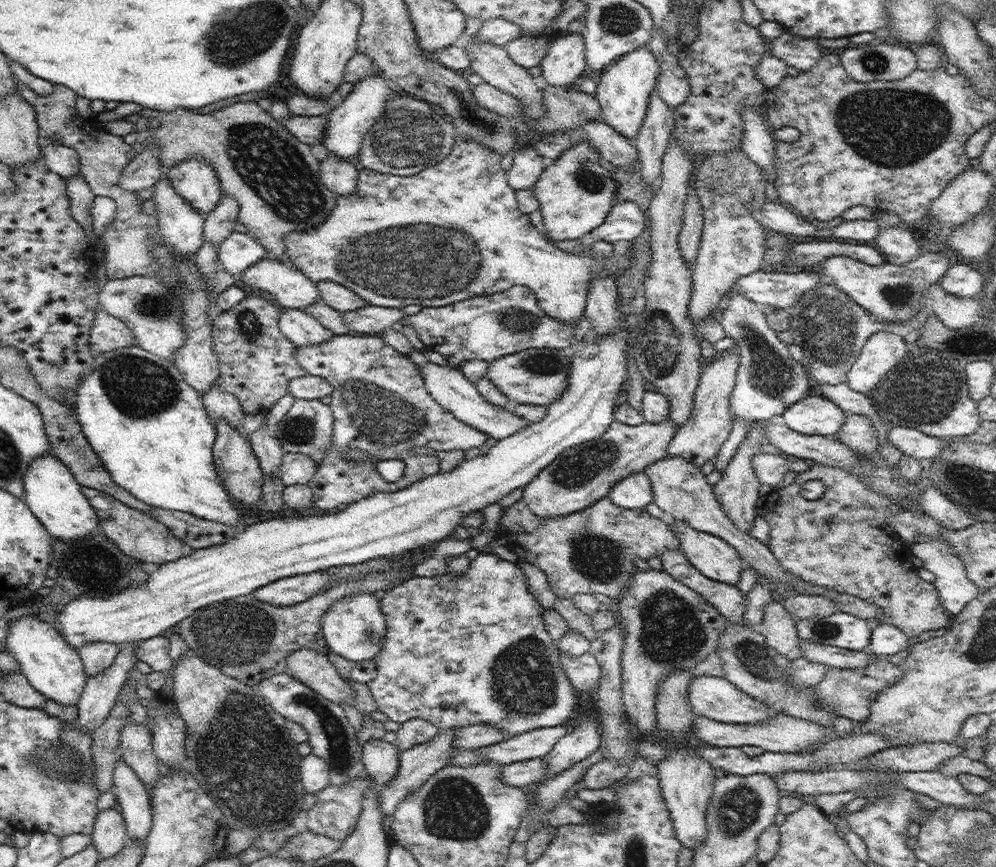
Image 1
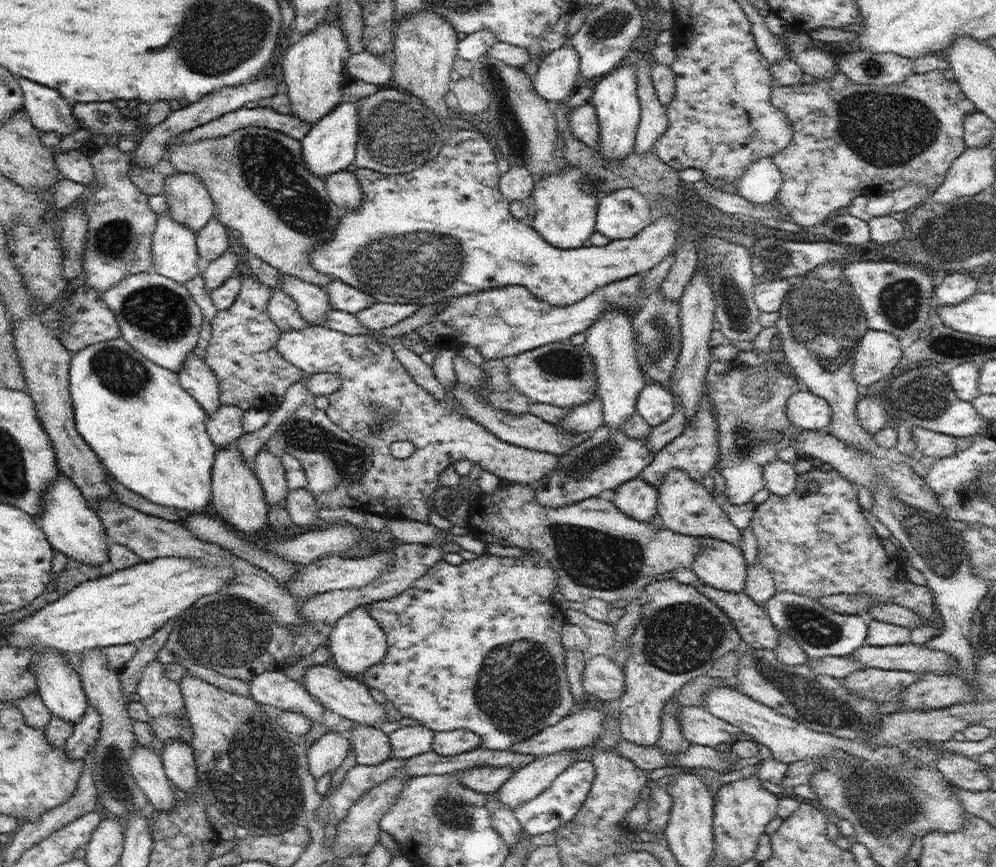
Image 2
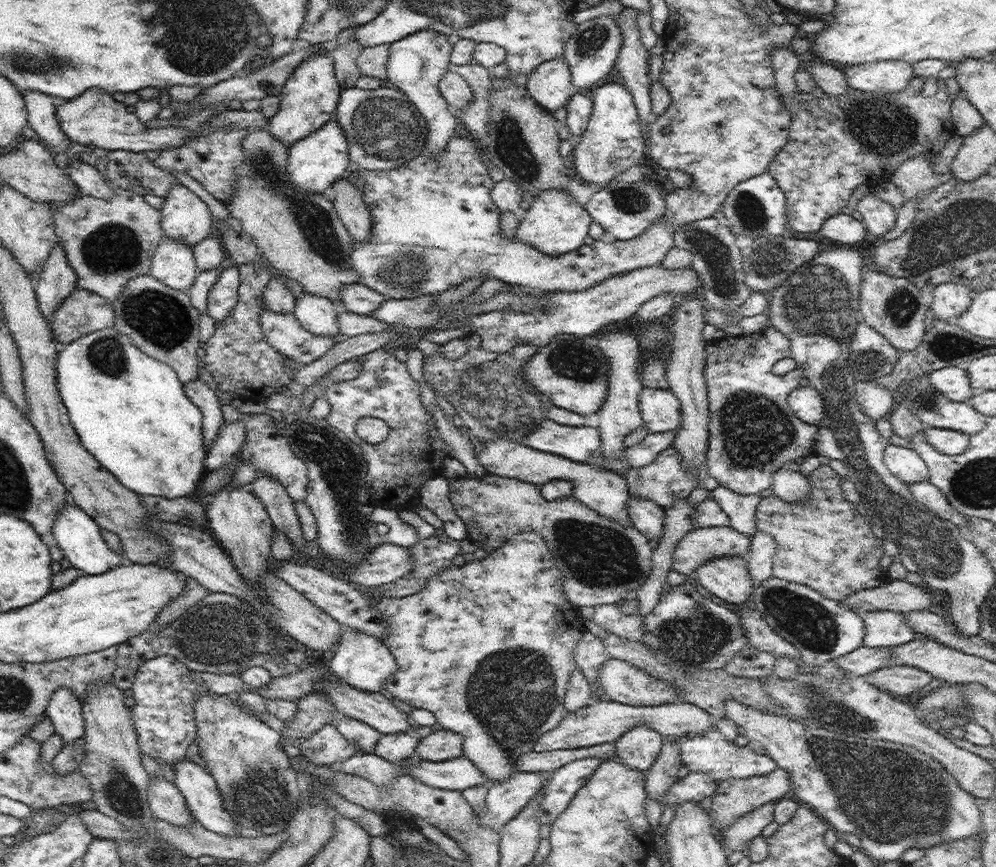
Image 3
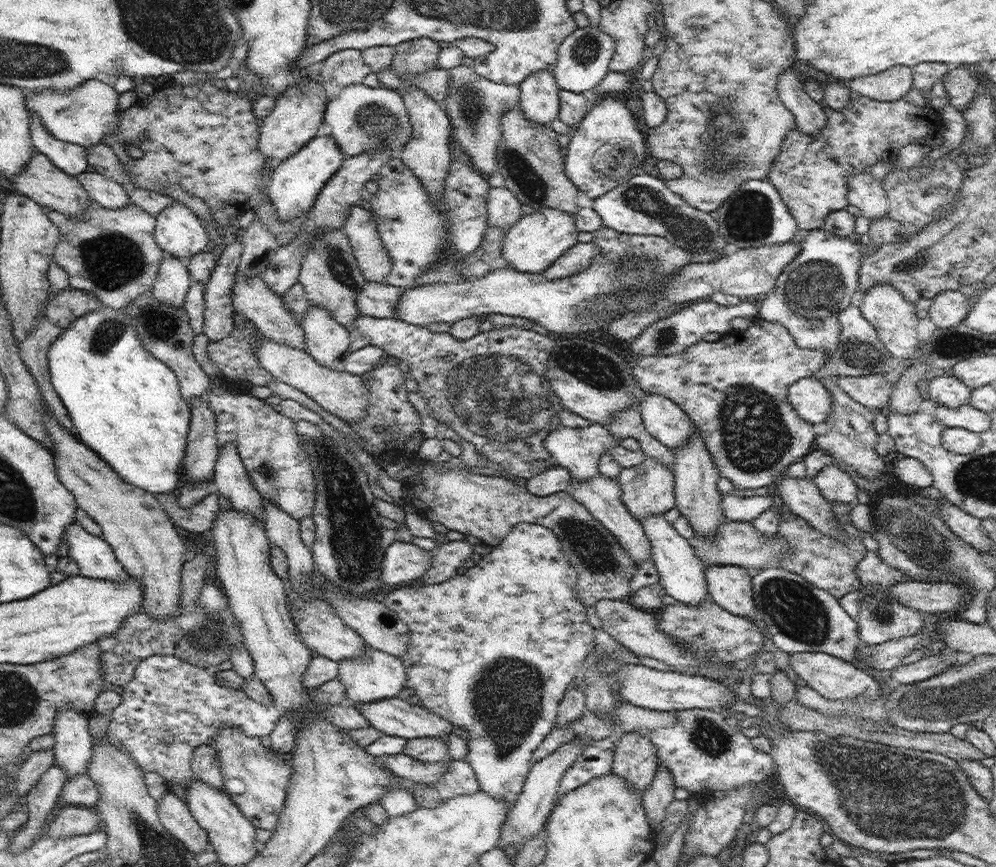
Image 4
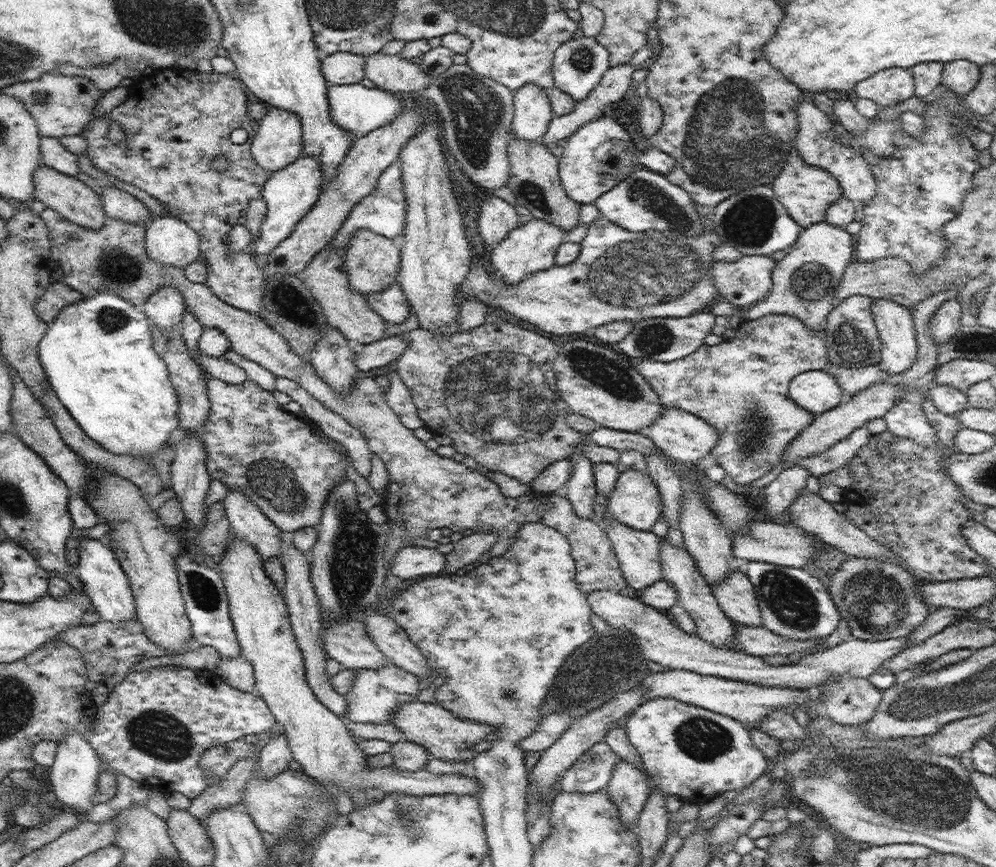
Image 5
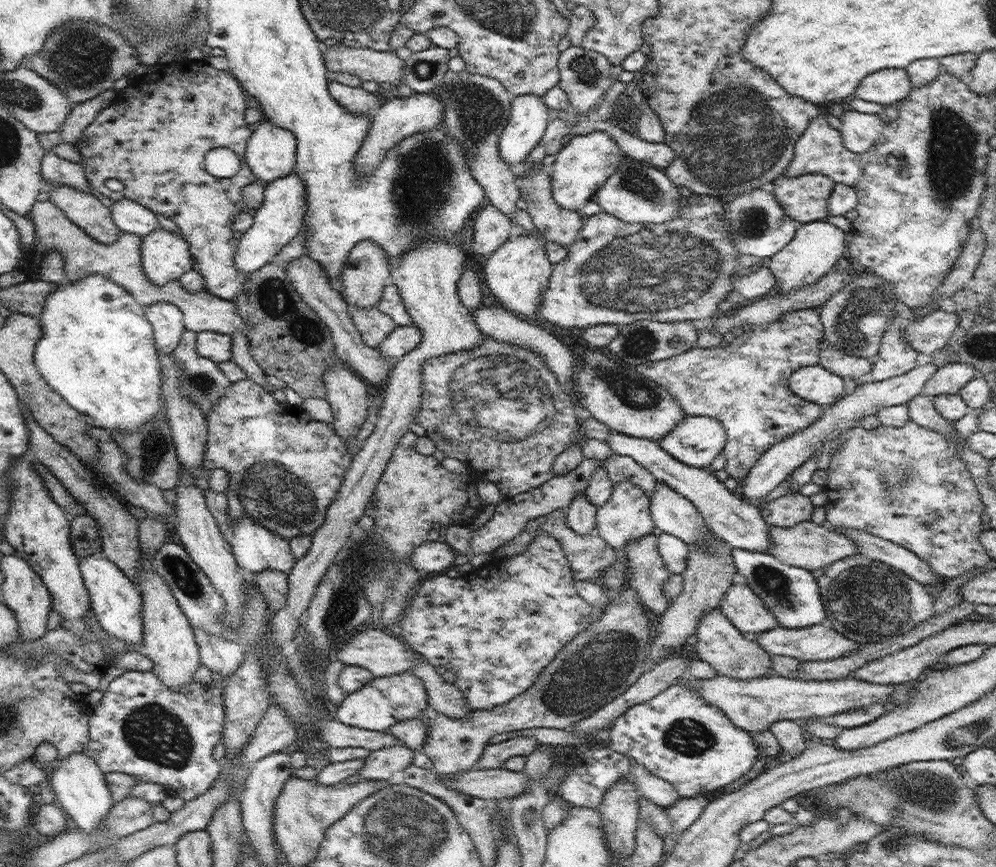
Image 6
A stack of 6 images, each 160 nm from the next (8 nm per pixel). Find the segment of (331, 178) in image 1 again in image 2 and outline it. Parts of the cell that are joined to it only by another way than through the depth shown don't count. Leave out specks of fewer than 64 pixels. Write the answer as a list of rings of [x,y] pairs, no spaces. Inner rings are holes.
[[[339,170],[324,180],[327,194],[342,213],[358,210],[362,206],[362,188],[353,172]]]

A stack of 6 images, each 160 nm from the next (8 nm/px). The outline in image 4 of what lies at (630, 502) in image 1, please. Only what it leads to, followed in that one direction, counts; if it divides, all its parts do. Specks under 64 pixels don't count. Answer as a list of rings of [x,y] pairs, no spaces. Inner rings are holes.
[[[649,514],[641,520],[645,535],[651,542],[650,558],[655,563],[659,574],[659,583],[677,601],[686,604],[697,605],[709,597],[705,579],[705,567],[701,559],[696,556],[694,547],[690,542],[676,531],[672,523],[668,522],[664,515]]]

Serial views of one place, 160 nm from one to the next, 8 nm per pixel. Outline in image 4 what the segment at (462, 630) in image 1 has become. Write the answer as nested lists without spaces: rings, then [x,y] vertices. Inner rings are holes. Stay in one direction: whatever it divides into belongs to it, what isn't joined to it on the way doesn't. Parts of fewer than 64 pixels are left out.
[[[518,523],[513,526],[513,529],[502,539],[500,544],[488,548],[479,563],[469,568],[462,576],[456,574],[448,580],[432,584],[410,582],[385,595],[385,605],[394,611],[402,622],[406,623],[410,631],[410,642],[407,651],[401,658],[406,668],[406,688],[414,691],[414,695],[418,696],[422,703],[421,706],[426,708],[426,711],[448,720],[448,723],[452,723],[454,728],[466,731],[468,752],[464,758],[465,761],[474,769],[481,790],[496,800],[506,802],[508,812],[512,810],[512,805],[522,792],[522,787],[531,769],[533,752],[542,745],[546,736],[549,736],[554,729],[558,706],[565,696],[568,686],[580,678],[585,667],[586,656],[596,645],[594,628],[588,623],[588,617],[586,617],[586,606],[575,595],[576,583],[577,572],[563,555],[556,533],[541,524]]]

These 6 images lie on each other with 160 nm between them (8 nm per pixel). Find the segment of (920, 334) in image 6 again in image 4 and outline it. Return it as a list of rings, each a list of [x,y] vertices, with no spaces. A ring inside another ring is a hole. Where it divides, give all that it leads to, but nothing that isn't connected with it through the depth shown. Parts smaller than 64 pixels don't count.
[[[943,290],[933,298],[933,301],[928,309],[927,318],[937,328],[948,328],[962,323],[967,318],[973,299],[958,290]]]

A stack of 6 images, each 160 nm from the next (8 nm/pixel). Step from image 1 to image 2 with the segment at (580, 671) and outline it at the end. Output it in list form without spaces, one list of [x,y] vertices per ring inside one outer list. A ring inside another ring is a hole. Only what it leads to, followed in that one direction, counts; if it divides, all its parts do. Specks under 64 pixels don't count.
[[[594,656],[584,666],[582,687],[602,702],[610,701],[617,705],[626,690],[624,668],[606,656]]]

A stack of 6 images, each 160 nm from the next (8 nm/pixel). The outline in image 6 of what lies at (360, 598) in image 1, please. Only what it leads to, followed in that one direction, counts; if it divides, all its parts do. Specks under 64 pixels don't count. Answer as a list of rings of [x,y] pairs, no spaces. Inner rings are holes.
[[[411,671],[382,678],[374,677],[357,692],[344,695],[344,702],[340,703],[336,710],[336,718],[346,726],[385,732],[398,721],[422,717],[423,711],[428,708],[427,700],[426,685]]]

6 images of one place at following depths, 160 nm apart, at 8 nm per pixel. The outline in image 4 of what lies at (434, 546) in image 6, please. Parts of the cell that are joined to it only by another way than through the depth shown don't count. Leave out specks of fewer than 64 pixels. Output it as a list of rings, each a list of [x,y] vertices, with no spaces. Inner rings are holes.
[[[394,541],[386,548],[381,581],[386,584],[414,582],[432,564],[430,553],[414,543]]]

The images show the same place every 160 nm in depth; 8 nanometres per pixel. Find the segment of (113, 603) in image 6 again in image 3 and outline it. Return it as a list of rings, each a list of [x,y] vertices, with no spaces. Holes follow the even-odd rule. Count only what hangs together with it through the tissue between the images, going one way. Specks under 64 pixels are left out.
[[[66,503],[58,513],[51,532],[58,542],[64,556],[71,562],[74,568],[80,568],[84,574],[97,575],[108,572],[114,567],[125,563],[124,557],[112,551],[104,538],[100,535],[101,528],[95,520],[82,510],[78,505],[72,506]]]

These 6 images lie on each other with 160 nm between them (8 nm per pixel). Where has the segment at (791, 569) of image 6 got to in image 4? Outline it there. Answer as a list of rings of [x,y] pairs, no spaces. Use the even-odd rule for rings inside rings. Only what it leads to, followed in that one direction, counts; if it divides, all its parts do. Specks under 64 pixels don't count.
[[[766,566],[753,577],[753,599],[756,616],[766,623],[772,634],[771,642],[780,651],[789,654],[824,652],[856,663],[857,645],[861,644],[858,623],[844,611],[833,594],[785,568]]]

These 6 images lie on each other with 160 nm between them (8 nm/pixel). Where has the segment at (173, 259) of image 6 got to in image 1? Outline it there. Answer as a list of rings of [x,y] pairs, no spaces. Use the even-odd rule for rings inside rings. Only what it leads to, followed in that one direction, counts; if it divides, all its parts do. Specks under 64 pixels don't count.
[[[192,157],[165,171],[172,188],[202,216],[212,212],[223,198],[217,172],[206,159]]]

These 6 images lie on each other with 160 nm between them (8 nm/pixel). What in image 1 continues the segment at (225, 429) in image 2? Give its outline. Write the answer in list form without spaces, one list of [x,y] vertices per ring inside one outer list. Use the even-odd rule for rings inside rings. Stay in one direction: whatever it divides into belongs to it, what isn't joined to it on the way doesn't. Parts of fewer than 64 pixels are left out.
[[[217,384],[212,385],[203,397],[203,405],[210,420],[226,419],[234,428],[238,426],[245,412],[235,394],[222,390]]]

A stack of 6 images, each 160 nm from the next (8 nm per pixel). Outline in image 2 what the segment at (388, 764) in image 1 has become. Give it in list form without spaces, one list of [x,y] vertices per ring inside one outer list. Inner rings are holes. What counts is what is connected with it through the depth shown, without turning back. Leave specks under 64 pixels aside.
[[[359,724],[349,729],[346,735],[354,746],[357,764],[382,764],[392,757],[388,736],[378,727]]]

